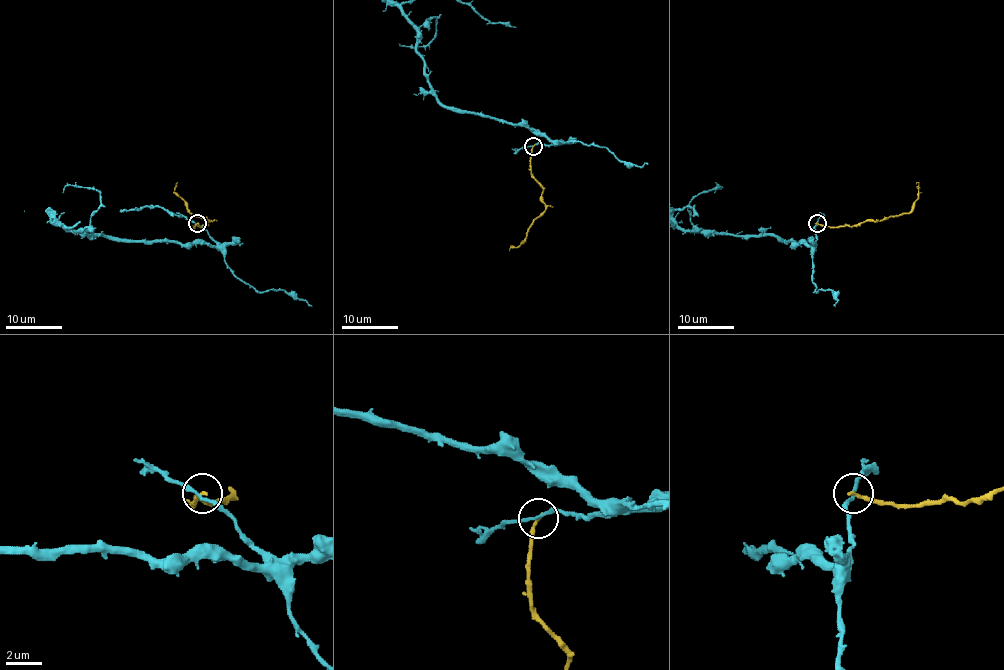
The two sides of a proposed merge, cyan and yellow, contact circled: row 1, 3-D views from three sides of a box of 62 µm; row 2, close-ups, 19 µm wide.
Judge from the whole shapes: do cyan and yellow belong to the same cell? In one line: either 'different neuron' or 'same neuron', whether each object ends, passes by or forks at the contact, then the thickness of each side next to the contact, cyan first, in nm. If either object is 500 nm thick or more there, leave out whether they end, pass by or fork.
different neuron; cyan passes by; yellow ends there; 190 nm thick on the cyan side, 220 nm on the other

